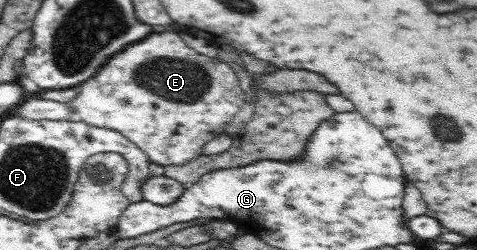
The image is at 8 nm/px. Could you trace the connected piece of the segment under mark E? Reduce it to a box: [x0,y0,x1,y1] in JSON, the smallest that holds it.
[68,32,245,167]

